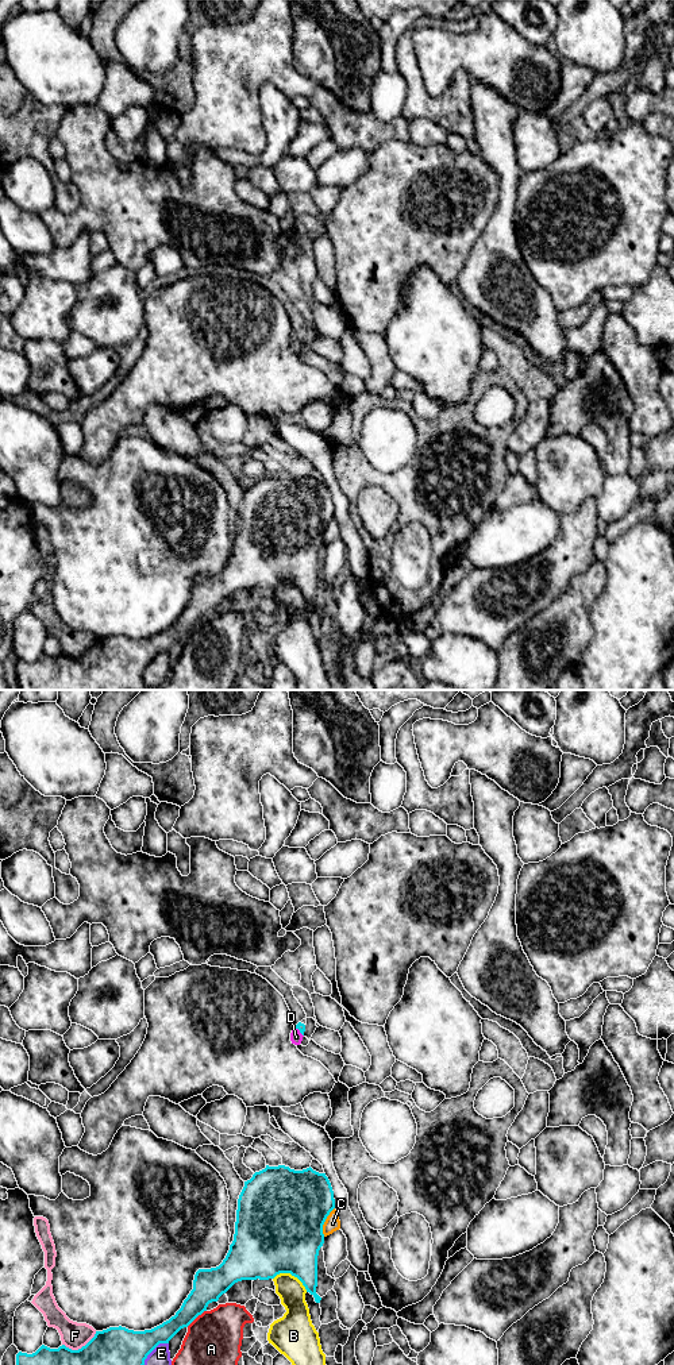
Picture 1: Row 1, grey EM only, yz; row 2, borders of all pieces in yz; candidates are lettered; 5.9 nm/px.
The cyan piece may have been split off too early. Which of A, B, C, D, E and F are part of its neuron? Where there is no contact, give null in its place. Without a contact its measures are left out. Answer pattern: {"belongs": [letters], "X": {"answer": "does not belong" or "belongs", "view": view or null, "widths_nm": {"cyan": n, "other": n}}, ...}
{"belongs": [], "A": {"answer": "does not belong", "view": "yz", "widths_nm": {"cyan": 190, "other": 360}}, "B": {"answer": "does not belong", "view": "yz", "widths_nm": {"cyan": 460, "other": 160}}, "C": {"answer": "does not belong", "view": "yz", "widths_nm": {"cyan": 500, "other": 90}}, "D": {"answer": "does not belong", "view": "yz", "widths_nm": {"cyan": 50, "other": 80}}, "E": {"answer": "does not belong", "view": "yz", "widths_nm": {"cyan": 420, "other": 150}}, "F": {"answer": "does not belong", "view": "yz", "widths_nm": {"cyan": 480, "other": 160}}}

